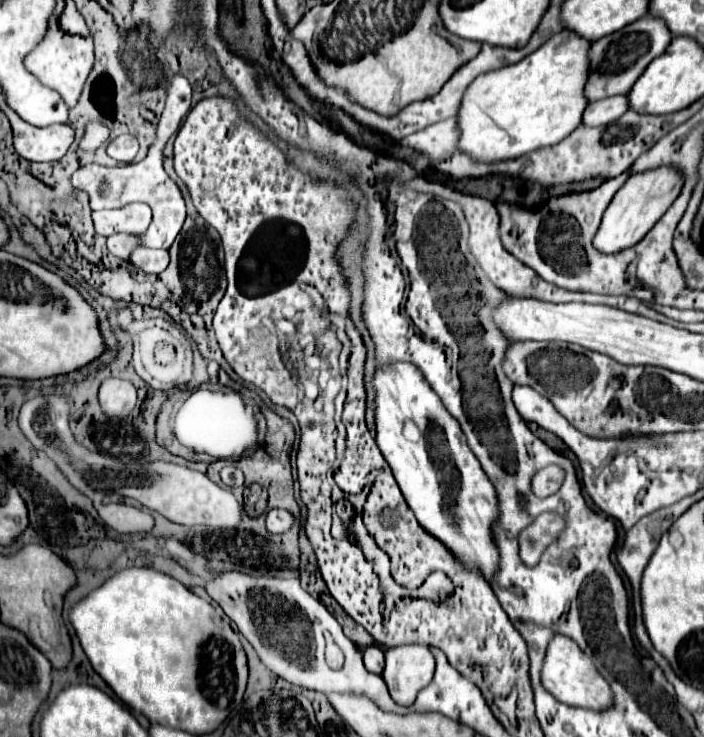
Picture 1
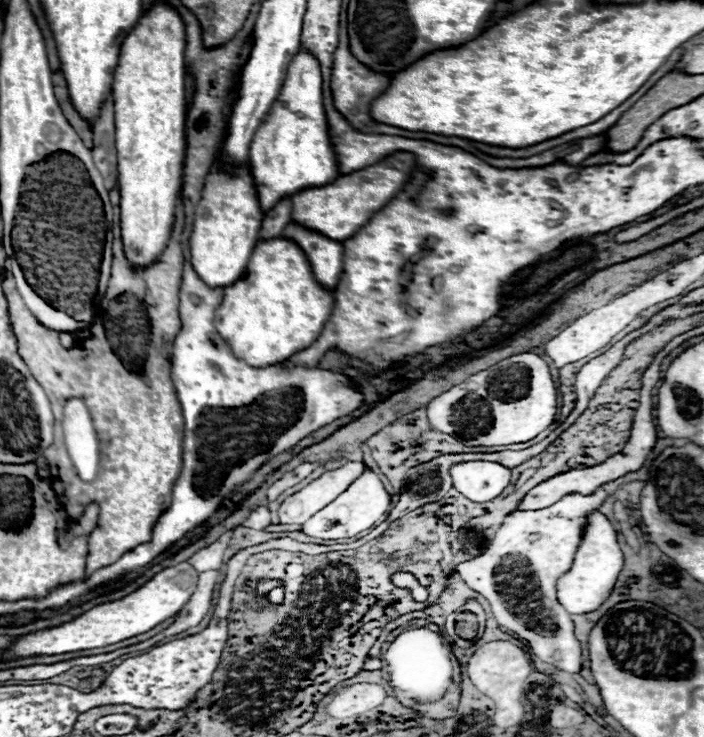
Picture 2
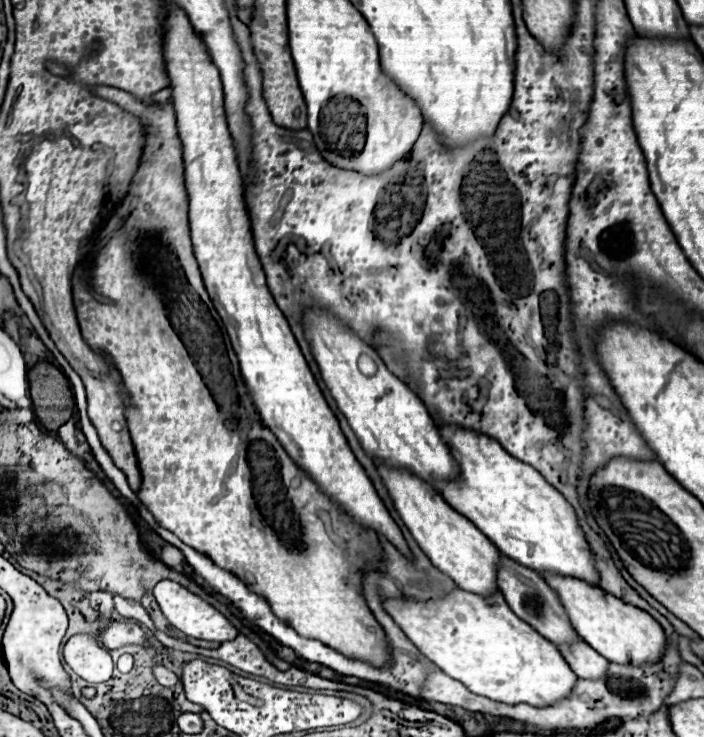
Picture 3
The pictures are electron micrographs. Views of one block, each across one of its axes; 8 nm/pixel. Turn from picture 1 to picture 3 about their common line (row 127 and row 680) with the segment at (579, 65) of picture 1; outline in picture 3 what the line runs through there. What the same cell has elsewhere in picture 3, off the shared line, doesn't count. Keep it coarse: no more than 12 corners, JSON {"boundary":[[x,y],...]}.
{"boundary":[[456,590],[384,600],[428,660],[478,696],[544,708],[578,682],[508,608]]}

